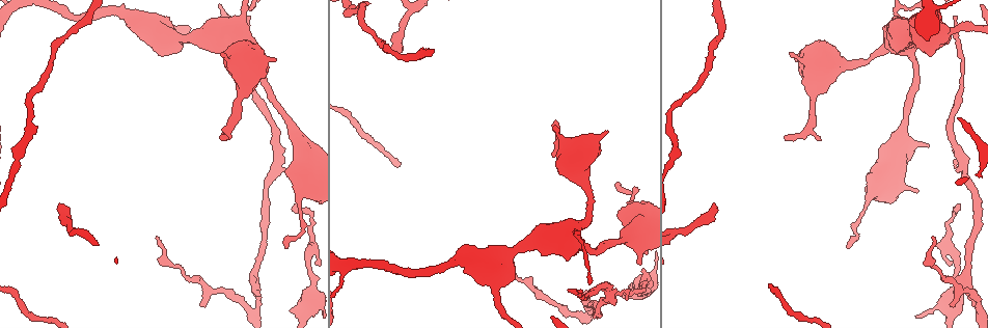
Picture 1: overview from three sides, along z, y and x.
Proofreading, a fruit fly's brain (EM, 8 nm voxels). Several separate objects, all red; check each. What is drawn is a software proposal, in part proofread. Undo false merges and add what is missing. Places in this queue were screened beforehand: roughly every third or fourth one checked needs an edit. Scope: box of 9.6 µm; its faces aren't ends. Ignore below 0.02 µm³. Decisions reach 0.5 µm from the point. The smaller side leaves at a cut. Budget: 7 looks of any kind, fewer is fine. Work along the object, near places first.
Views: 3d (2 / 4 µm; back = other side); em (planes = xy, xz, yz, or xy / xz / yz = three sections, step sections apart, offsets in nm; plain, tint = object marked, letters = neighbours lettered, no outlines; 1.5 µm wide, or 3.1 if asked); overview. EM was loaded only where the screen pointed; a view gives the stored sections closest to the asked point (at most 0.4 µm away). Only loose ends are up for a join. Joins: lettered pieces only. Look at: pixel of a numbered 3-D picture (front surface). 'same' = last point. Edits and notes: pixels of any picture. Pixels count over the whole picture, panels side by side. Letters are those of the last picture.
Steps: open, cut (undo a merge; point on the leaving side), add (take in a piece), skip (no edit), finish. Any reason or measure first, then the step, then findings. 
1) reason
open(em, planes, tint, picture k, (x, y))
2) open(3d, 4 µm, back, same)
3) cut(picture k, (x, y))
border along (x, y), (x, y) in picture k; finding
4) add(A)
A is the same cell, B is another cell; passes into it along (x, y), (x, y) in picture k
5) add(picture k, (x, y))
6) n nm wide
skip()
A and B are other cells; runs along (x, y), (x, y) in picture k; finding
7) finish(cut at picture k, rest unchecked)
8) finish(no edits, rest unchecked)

an open end
open(3d, 2 µm, back, picture 1, (221, 139))

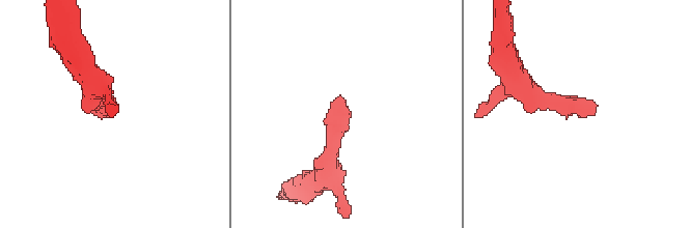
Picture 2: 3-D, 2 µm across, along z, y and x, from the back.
now the EM
open(em, planes, plain, picture 2, (592, 114))

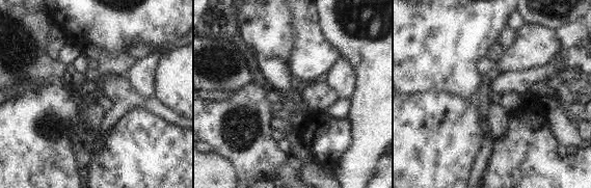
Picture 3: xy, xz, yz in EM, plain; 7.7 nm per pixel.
see the neighbours
open(em, planes, letters, same)

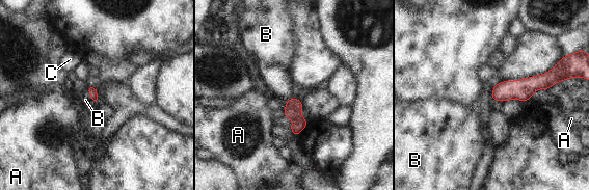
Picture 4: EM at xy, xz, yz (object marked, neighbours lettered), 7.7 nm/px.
add(B)
B is the same cell, A and C are other cells; passes into it along (91, 90), (89, 94), (85, 100) in picture 4; it goes on there

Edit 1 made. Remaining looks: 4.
tapers out
open(em, planes, letters, picture 1, (958, 206))

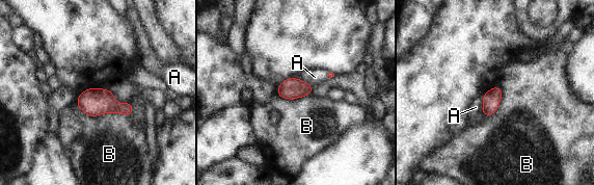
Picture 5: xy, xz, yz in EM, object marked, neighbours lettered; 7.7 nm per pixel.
skip()
A and B are other cells; border along (75, 103), (91, 116), (130, 116) in picture 5; no lettered piece goes on from it

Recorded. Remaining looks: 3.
open(3d, 4 µm, picture 1, (952, 304))

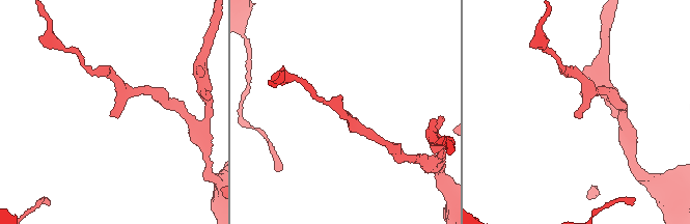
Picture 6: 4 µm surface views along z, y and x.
open(em, planes, letters, picture 6, (110, 114))

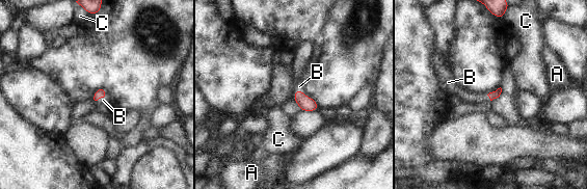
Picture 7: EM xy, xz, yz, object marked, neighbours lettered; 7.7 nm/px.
add(B)
B is the same cell, A and C are other cells; passes into it along (494, 95), (489, 98), (464, 96) in picture 7; the neuron continues

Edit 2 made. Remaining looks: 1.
finish(add at picture 4, add at picture 7, rest unchecked)

